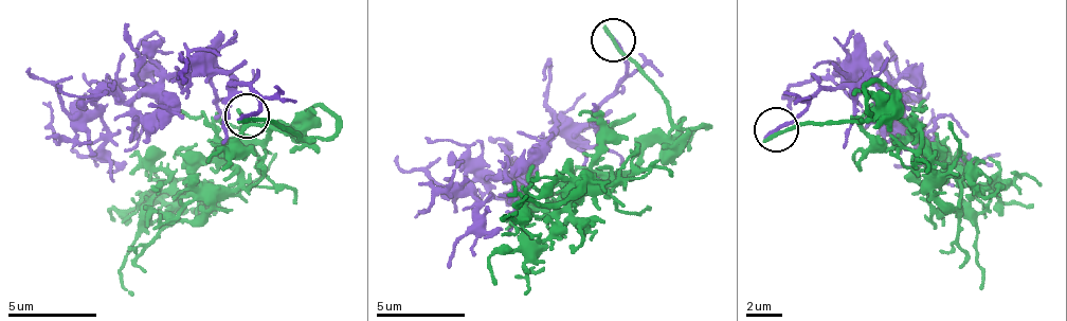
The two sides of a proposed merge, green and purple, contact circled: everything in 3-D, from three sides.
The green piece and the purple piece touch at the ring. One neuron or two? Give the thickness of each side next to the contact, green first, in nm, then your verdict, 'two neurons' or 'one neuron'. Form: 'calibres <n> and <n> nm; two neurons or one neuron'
calibres 280 and 280 nm; one neuron

